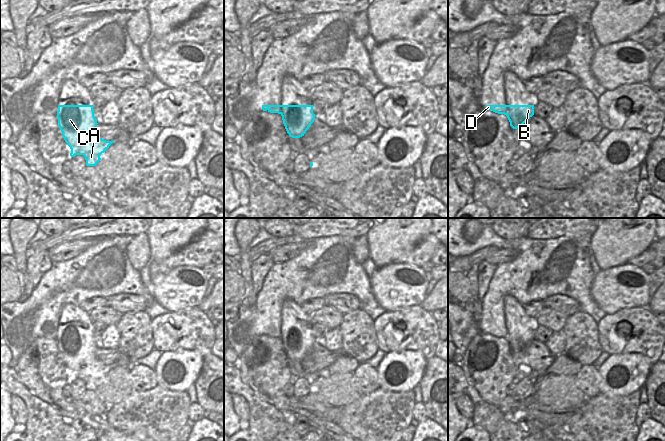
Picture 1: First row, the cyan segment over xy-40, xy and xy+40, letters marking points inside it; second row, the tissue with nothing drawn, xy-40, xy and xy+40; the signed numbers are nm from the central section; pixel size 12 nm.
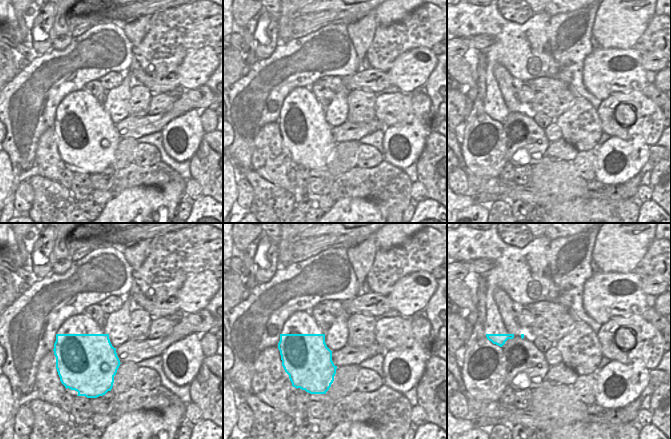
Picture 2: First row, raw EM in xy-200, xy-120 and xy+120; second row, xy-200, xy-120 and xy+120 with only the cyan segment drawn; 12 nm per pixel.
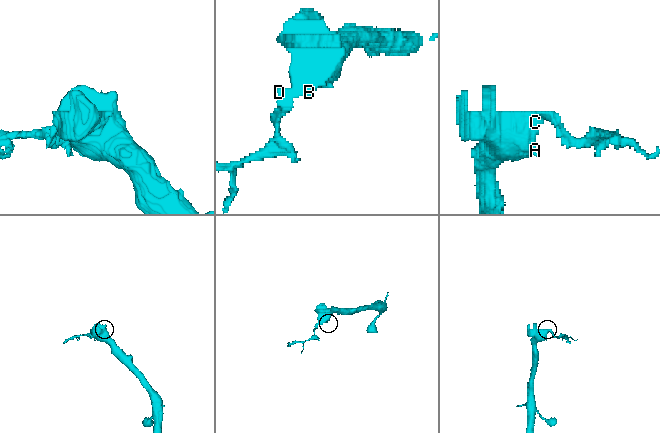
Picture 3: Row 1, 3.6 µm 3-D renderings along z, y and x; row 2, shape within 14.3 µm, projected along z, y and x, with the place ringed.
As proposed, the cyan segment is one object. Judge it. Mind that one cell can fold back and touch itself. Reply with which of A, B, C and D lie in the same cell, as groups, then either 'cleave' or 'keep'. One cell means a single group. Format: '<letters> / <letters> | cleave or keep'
A B C / D | cleave

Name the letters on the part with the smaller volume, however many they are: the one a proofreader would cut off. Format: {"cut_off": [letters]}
{"cut_off": ["D"]}

